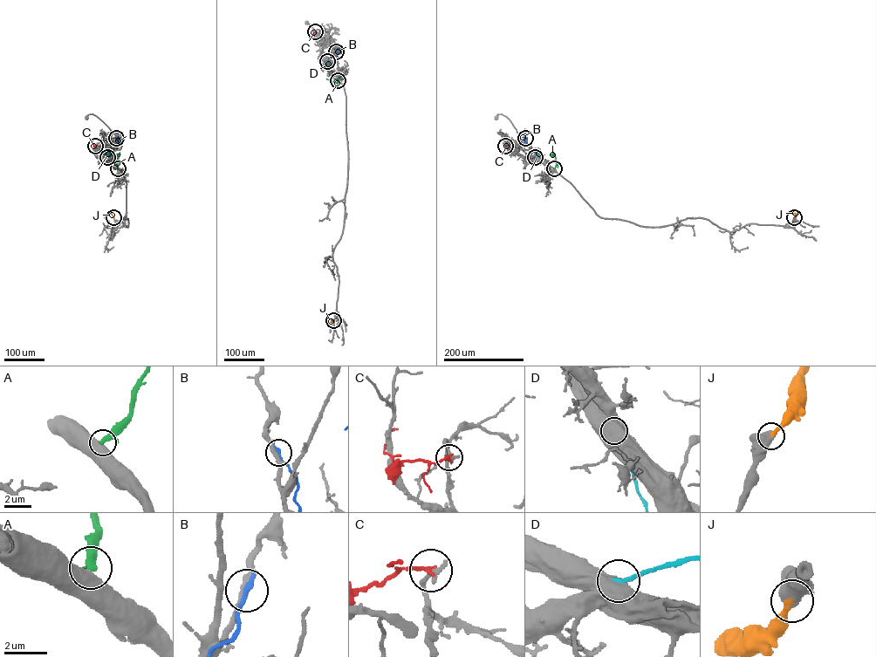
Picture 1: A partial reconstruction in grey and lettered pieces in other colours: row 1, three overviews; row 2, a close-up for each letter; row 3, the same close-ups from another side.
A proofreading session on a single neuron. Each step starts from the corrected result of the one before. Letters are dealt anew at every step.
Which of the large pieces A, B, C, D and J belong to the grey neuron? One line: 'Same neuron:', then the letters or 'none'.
Same neuron: J

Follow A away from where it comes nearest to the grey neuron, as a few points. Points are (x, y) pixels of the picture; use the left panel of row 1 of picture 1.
A: (118, 168), (113, 156), (116, 153), (119, 156), (119, 153)

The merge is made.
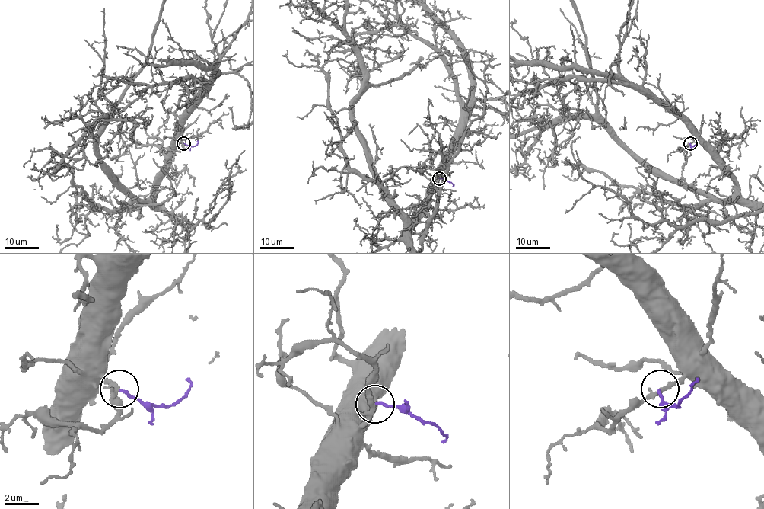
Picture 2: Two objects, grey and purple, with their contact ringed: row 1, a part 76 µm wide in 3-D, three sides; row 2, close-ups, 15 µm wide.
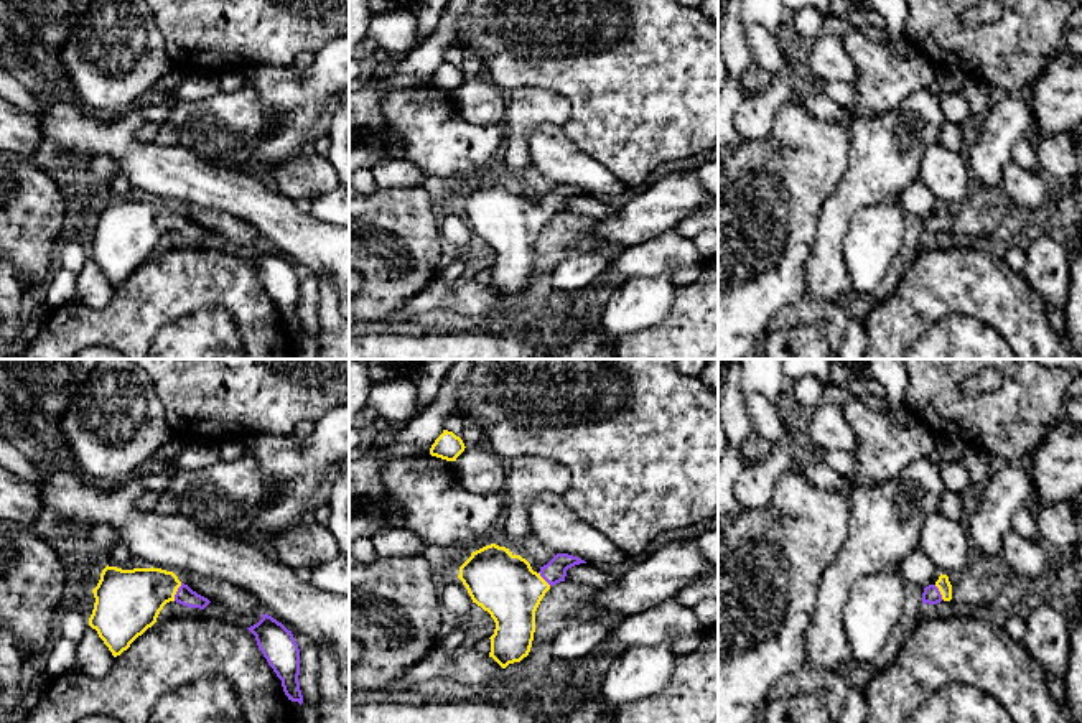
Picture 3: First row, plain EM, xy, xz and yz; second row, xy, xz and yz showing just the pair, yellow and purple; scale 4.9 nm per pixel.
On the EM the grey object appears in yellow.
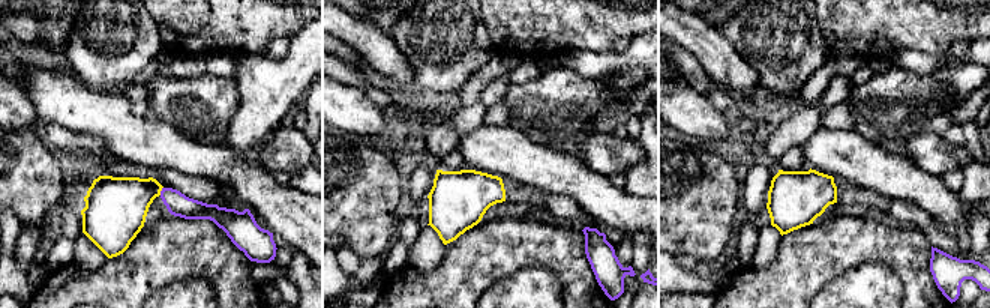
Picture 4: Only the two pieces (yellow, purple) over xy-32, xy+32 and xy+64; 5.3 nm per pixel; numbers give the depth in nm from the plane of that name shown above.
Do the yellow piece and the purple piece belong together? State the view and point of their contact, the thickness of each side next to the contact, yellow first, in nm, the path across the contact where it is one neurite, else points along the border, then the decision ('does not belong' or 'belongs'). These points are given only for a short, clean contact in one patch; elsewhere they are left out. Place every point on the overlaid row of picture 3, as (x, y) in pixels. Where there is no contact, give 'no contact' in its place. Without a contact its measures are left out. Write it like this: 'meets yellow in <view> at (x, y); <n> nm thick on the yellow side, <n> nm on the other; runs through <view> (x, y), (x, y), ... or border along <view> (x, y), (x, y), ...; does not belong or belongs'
meets yellow in xy at (177, 590); 320 nm thick on the yellow side, 90 nm on the other; runs through xy (127, 601), (147, 590), (177, 590), (185, 595); belongs

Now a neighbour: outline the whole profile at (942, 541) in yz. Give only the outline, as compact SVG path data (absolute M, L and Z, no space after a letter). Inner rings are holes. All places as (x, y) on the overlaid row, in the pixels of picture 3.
M937 512L921 525L917 548L942 575L950 575L967 567L970 539L958 522Z

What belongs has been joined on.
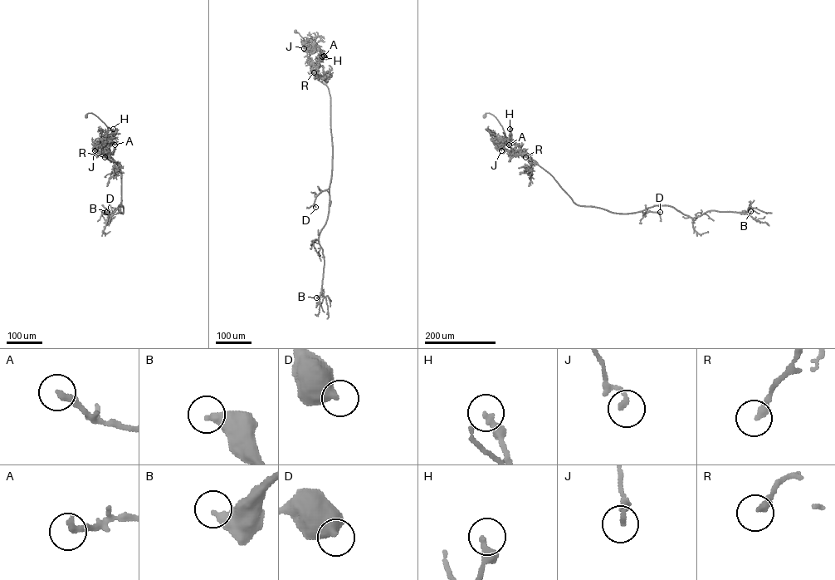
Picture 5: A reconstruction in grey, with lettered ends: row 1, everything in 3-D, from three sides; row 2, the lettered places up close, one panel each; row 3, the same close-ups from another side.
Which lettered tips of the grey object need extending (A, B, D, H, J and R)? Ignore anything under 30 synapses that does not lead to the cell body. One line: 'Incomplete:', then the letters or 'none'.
Incomplete: none

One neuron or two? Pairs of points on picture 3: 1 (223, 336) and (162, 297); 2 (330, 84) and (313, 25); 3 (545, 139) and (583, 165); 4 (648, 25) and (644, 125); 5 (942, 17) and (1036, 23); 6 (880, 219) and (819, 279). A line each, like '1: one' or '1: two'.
1: two
2: two
3: one
4: one
5: one
6: two

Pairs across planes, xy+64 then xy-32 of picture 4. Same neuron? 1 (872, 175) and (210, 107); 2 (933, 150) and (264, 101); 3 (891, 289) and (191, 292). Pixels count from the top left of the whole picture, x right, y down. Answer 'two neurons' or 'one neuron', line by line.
1: two neurons
2: two neurons
3: one neuron

